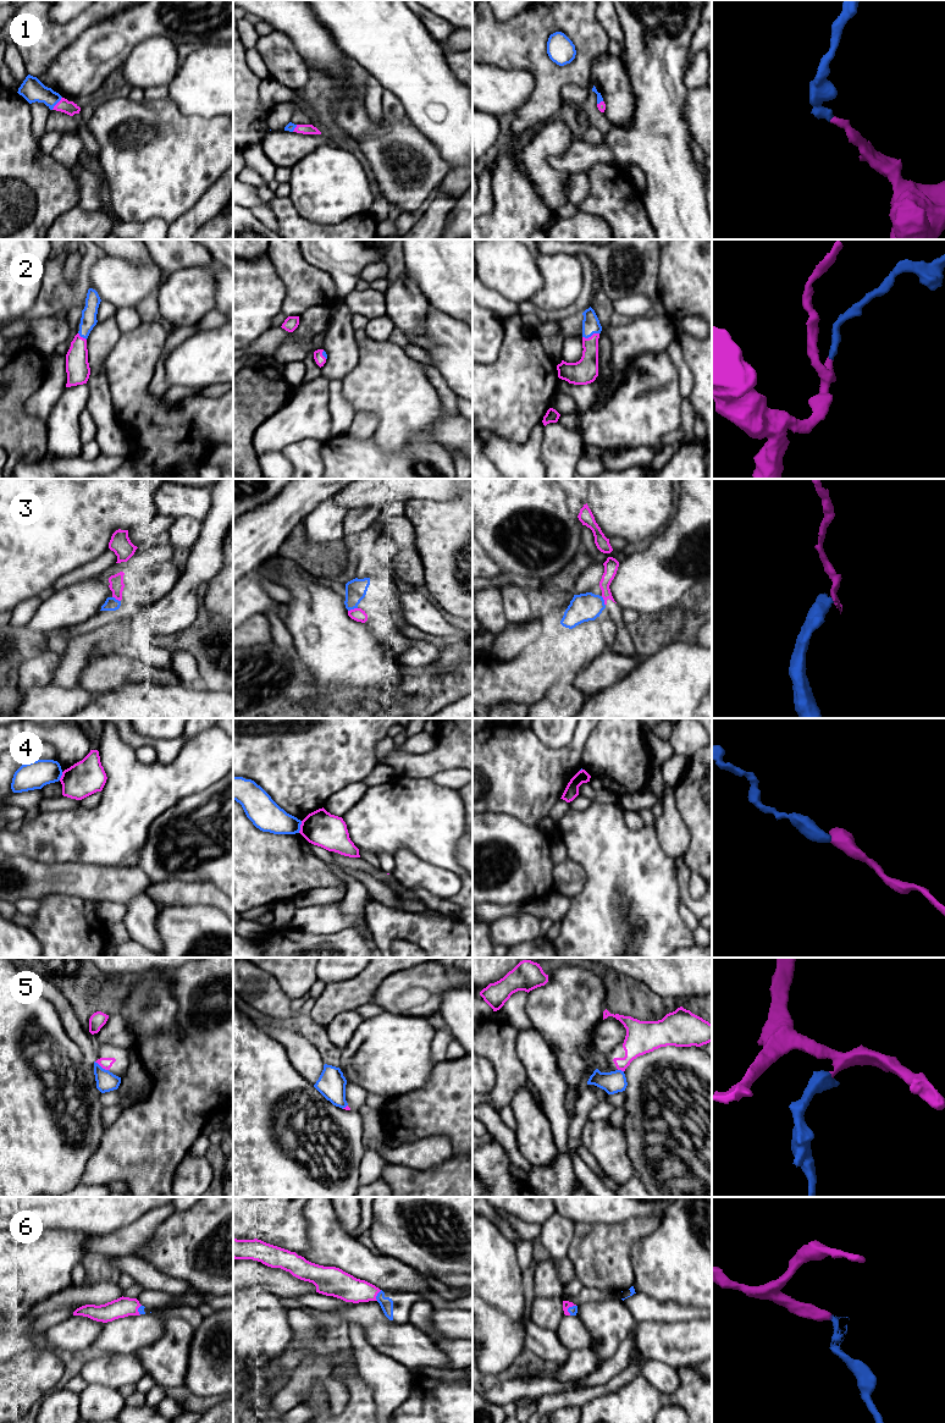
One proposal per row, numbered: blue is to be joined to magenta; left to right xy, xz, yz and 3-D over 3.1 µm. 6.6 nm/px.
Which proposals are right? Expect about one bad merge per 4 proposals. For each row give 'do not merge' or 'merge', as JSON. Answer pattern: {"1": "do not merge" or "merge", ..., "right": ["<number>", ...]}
{"1": "merge", "2": "merge", "3": "do not merge", "4": "do not merge", "5": "do not merge", "6": "merge", "right": ["1", "2", "6"]}

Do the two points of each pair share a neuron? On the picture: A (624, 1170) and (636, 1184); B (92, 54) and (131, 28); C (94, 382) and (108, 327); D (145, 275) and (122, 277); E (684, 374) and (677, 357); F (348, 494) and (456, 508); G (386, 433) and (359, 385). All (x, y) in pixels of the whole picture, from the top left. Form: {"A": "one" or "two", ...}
{"A": "two", "B": "one", "C": "one", "D": "one", "E": "one", "F": "two", "G": "one"}

